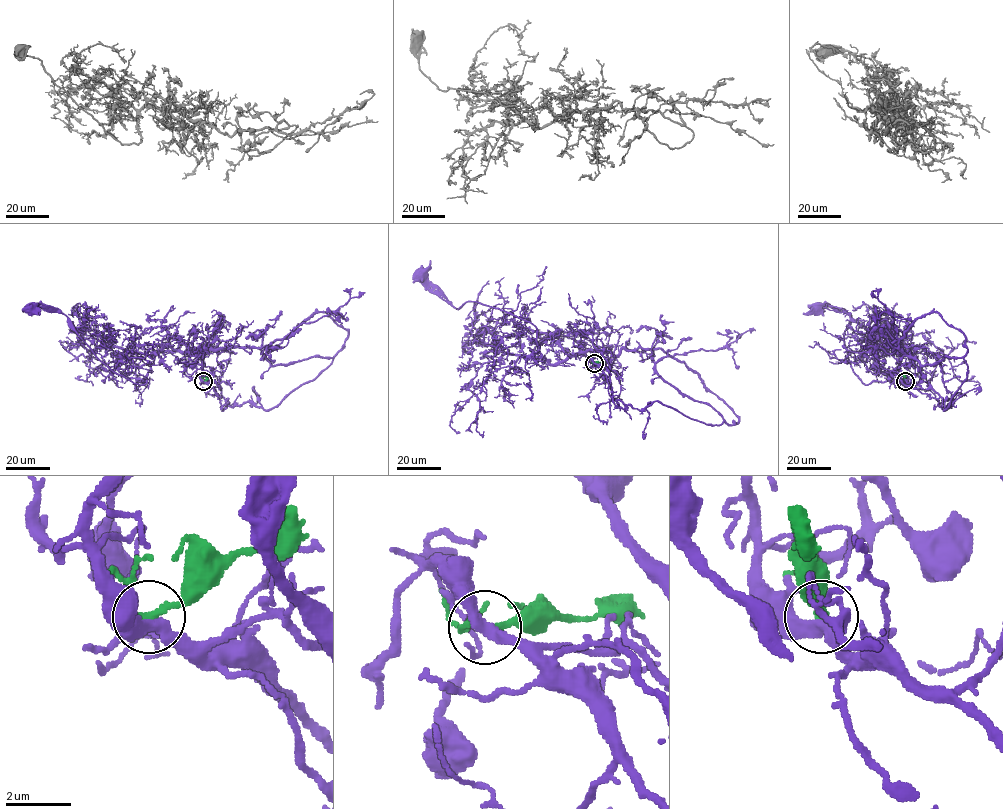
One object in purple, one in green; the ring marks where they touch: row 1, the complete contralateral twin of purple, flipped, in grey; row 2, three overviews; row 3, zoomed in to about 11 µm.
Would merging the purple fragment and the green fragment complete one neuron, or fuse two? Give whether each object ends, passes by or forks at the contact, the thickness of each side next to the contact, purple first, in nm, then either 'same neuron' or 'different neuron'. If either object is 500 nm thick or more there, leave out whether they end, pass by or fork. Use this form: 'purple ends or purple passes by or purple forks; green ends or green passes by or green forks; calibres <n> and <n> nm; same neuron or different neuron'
purple passes by; green passes by; calibres 400 and 190 nm; different neuron

